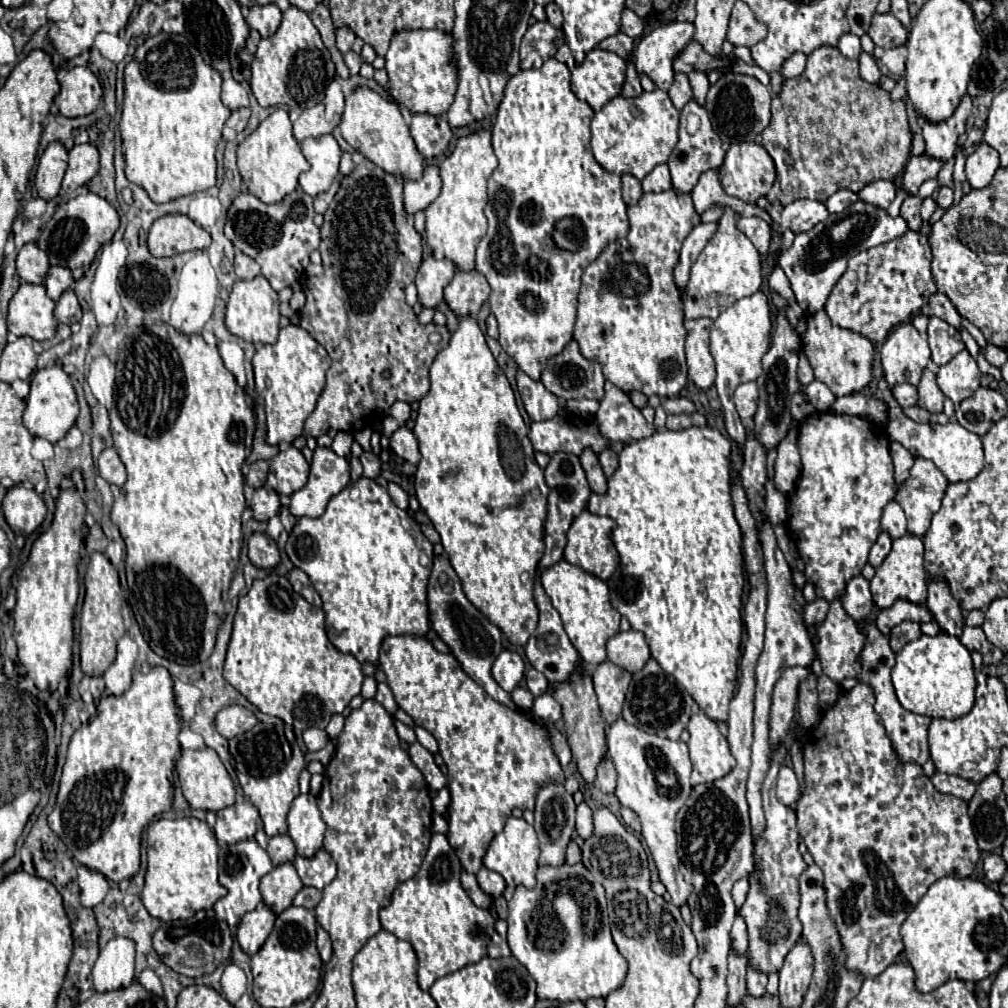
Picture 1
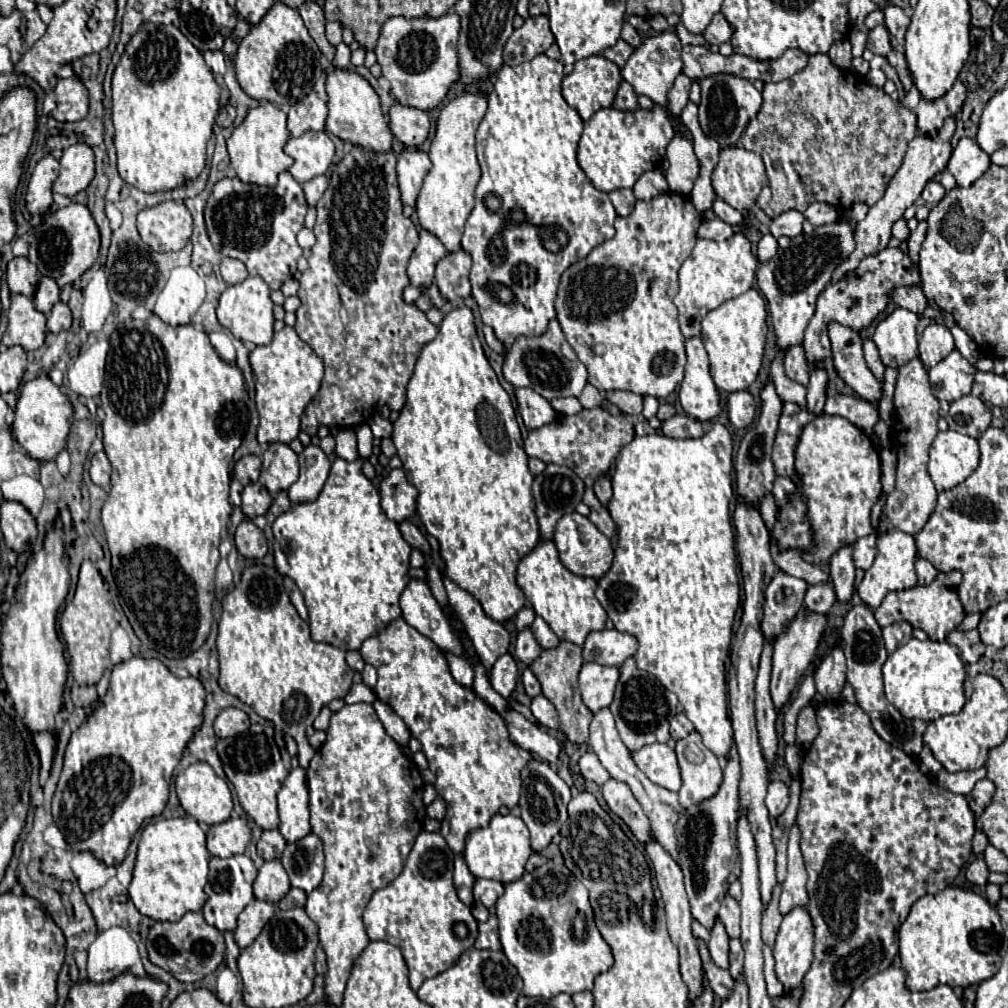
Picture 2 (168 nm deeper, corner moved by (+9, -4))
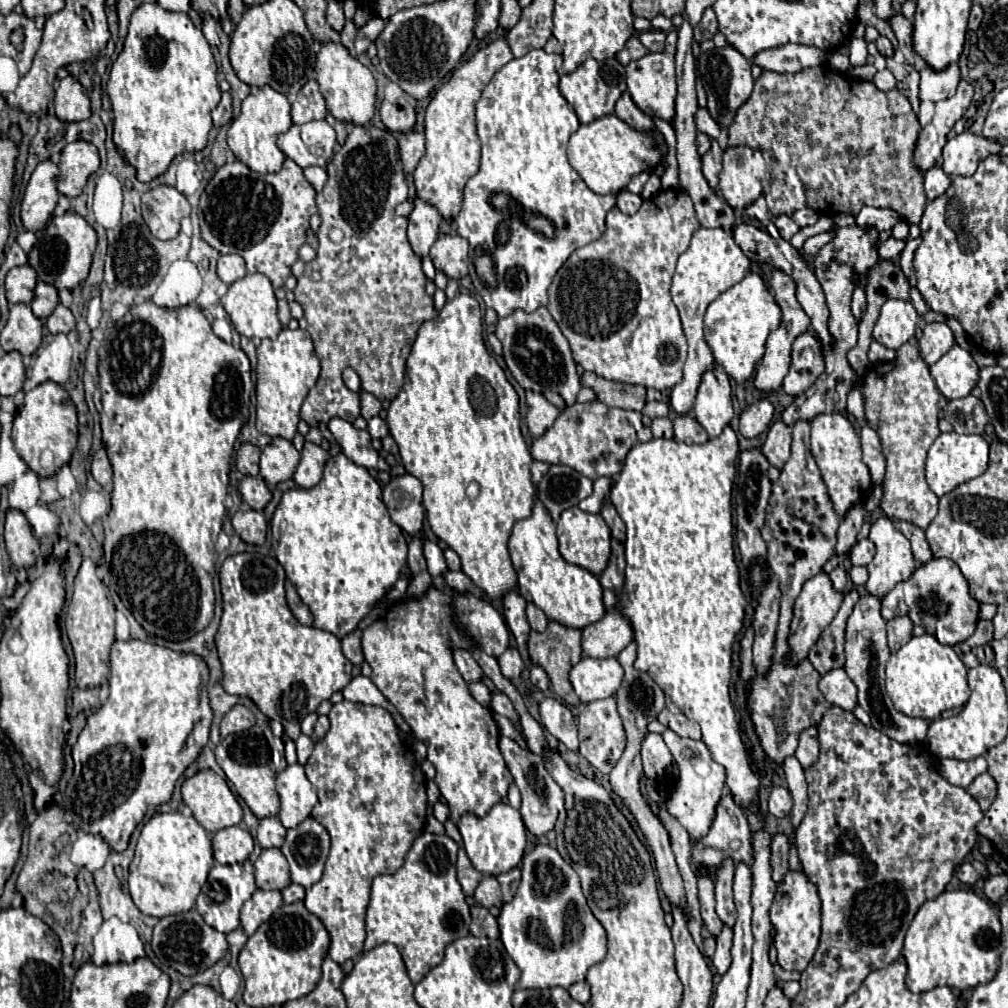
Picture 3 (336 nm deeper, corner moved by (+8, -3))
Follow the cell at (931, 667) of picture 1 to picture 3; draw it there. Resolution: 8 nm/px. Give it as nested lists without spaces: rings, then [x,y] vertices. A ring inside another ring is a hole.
[[[925,634],[921,638],[913,636],[905,646],[891,654],[887,662],[887,694],[893,700],[893,706],[911,718],[935,720],[941,712],[951,708],[961,708],[969,700],[967,686],[967,668],[951,646],[943,646]]]

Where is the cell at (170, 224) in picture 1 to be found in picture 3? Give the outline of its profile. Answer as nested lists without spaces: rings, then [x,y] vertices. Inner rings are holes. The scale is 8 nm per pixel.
[[[157,186],[145,192],[141,196],[141,208],[145,224],[159,240],[175,238],[181,218],[191,212],[187,198],[173,186]]]

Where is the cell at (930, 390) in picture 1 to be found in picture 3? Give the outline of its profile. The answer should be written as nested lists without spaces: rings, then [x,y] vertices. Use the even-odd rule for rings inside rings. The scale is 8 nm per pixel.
[[[909,342],[897,348],[895,360],[873,366],[863,382],[865,386],[861,388],[861,394],[865,418],[867,424],[877,430],[887,462],[879,506],[889,518],[907,520],[925,530],[937,516],[939,502],[925,482],[925,458],[929,446],[941,434],[937,428],[941,394],[929,374],[929,366],[921,358],[919,350]]]

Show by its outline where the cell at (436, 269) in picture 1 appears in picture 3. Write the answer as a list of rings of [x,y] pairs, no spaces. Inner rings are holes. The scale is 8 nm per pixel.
[[[419,196],[413,200],[413,212],[409,214],[409,228],[407,228],[407,238],[411,242],[411,248],[417,256],[427,256],[429,248],[433,242],[439,238],[439,224],[441,224],[441,214],[437,208]]]

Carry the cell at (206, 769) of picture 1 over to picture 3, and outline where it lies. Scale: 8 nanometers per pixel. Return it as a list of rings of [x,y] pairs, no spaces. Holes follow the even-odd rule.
[[[201,770],[193,778],[187,778],[181,786],[181,794],[195,820],[207,832],[237,826],[243,820],[243,810],[237,798],[227,782],[213,770]]]

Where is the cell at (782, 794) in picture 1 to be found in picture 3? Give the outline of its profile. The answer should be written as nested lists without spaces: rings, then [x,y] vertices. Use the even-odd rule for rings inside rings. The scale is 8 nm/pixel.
[[[773,788],[773,792],[769,794],[769,812],[775,818],[785,818],[791,814],[793,808],[793,798],[789,794],[787,788]]]

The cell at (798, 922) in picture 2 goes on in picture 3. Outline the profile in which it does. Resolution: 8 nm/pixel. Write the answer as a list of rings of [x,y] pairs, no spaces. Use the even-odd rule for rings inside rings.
[[[787,870],[783,880],[777,884],[775,900],[769,910],[771,926],[775,928],[773,944],[777,948],[777,960],[783,970],[805,970],[811,962],[821,934],[821,900],[817,886],[805,878],[803,870]]]

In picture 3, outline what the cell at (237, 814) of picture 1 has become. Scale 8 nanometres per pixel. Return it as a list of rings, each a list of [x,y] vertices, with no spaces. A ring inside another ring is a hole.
[[[231,826],[215,832],[213,854],[219,864],[241,864],[253,852],[253,838],[243,826]]]

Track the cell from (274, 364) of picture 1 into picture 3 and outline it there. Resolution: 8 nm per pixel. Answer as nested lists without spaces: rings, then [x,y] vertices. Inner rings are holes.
[[[283,328],[275,340],[263,340],[257,348],[257,430],[269,436],[293,440],[299,422],[299,408],[307,392],[319,378],[319,358],[313,350],[311,336],[297,328]]]

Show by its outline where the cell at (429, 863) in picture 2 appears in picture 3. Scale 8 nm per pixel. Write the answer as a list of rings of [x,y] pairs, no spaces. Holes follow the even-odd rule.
[[[423,832],[415,838],[403,866],[393,874],[377,876],[371,886],[371,900],[367,906],[367,938],[363,950],[367,952],[385,942],[395,944],[413,984],[417,984],[433,966],[441,962],[449,942],[469,934],[469,906],[455,876],[457,850],[459,846],[449,836]]]

